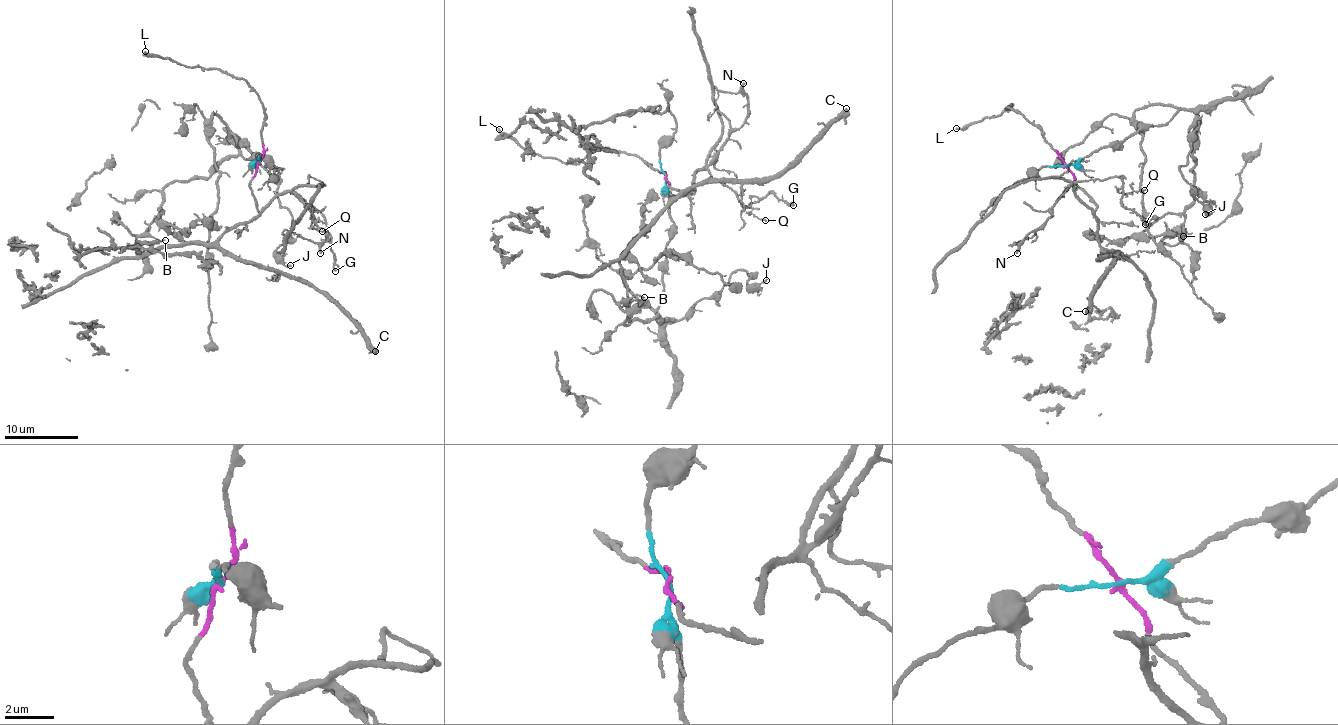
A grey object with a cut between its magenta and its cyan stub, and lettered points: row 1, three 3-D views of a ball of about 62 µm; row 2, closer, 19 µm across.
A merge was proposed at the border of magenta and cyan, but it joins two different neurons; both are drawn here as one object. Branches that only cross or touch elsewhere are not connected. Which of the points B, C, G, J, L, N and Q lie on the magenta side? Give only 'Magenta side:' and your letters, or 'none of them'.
Magenta side: C, G, L, N, Q

